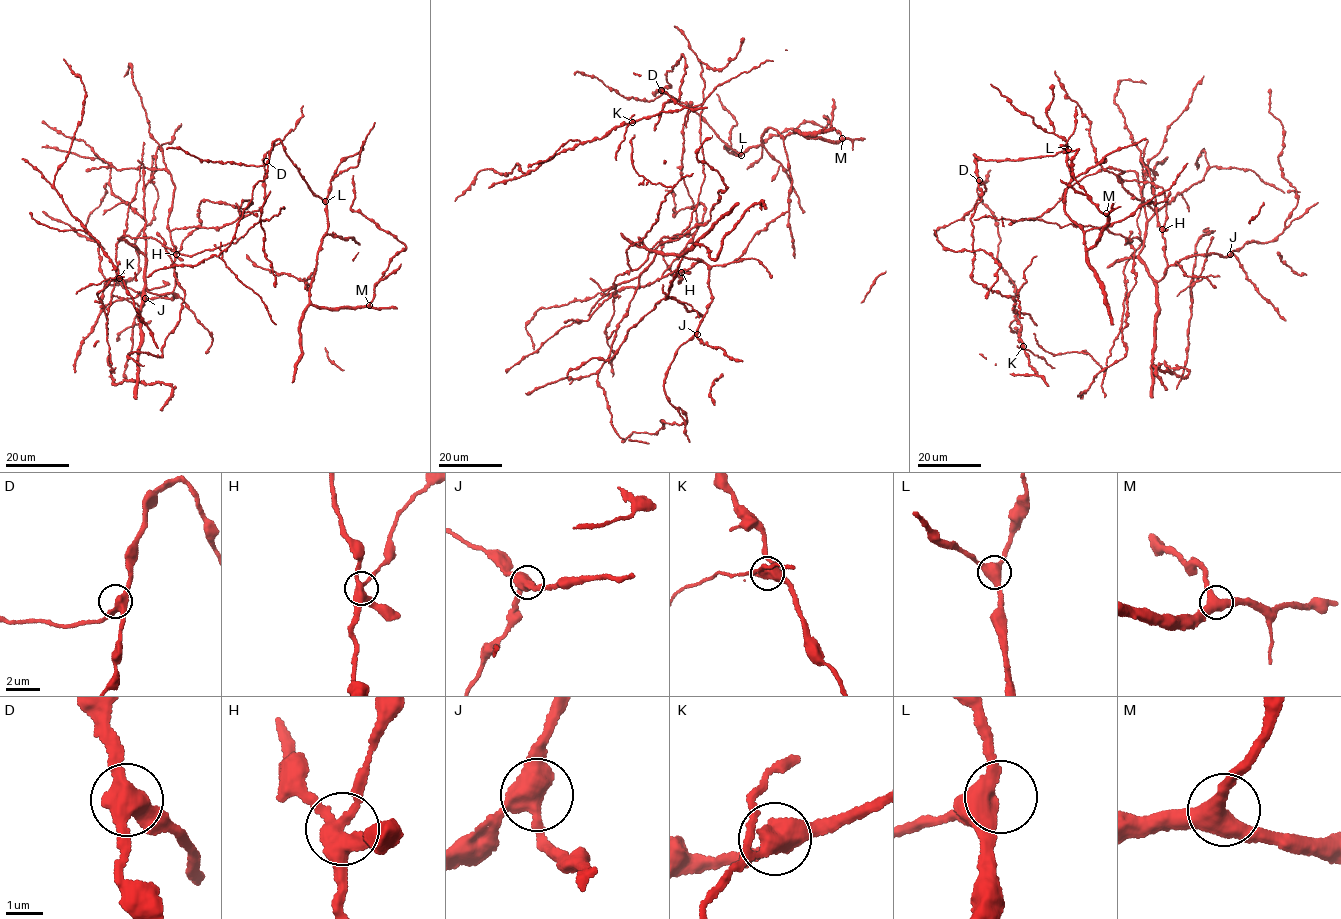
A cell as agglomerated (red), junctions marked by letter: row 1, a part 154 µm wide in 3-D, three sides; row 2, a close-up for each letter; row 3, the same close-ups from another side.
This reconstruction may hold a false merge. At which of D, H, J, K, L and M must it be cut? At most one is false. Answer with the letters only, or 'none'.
K

